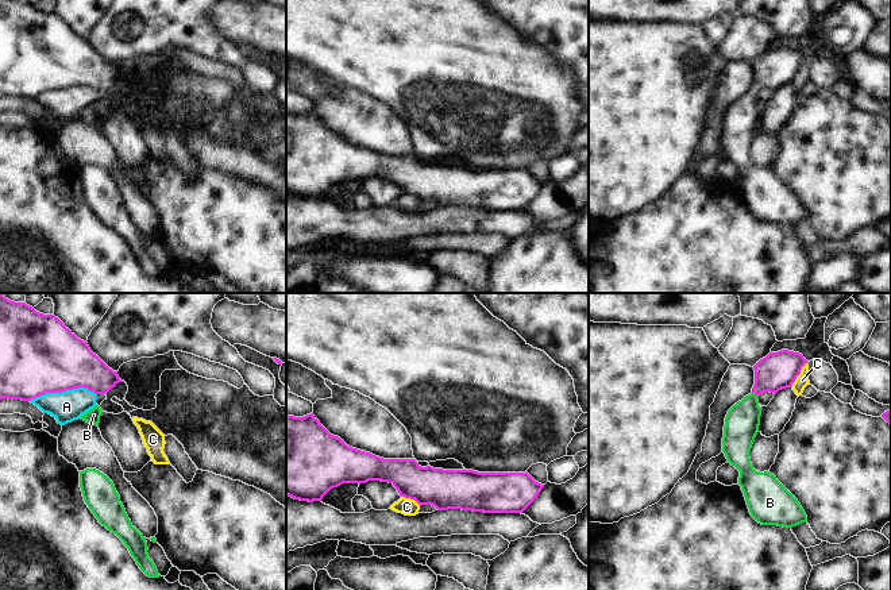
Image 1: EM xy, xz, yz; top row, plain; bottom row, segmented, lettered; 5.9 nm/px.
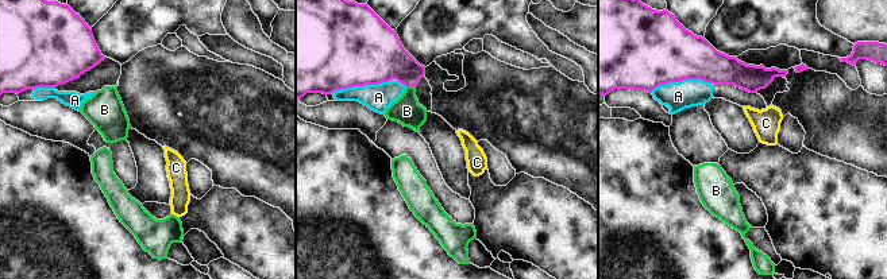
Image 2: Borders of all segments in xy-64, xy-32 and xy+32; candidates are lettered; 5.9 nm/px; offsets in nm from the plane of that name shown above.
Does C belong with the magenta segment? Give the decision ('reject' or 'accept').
reject

